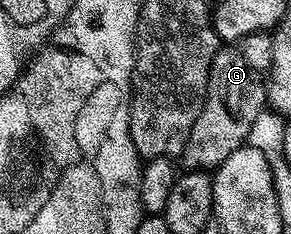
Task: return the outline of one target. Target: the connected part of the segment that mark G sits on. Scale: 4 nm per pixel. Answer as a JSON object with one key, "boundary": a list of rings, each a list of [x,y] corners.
{"boundary":[[[258,31],[249,37],[241,37],[235,43],[223,43],[214,57],[211,59],[211,72],[207,82],[207,96],[203,102],[201,113],[197,121],[193,121],[193,129],[189,133],[189,141],[185,141],[185,149],[181,156],[181,162],[187,169],[214,169],[220,167],[237,149],[245,146],[249,131],[268,106],[267,101],[267,76],[271,70],[271,35]]]}

